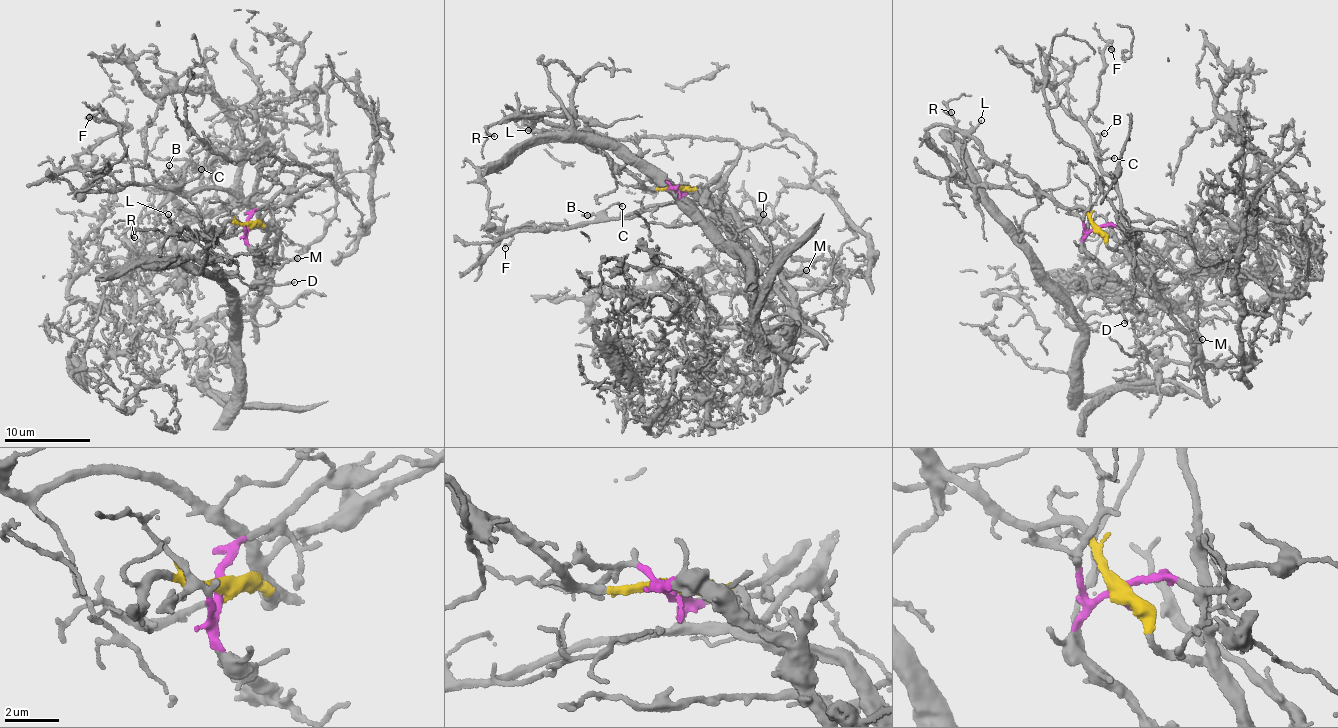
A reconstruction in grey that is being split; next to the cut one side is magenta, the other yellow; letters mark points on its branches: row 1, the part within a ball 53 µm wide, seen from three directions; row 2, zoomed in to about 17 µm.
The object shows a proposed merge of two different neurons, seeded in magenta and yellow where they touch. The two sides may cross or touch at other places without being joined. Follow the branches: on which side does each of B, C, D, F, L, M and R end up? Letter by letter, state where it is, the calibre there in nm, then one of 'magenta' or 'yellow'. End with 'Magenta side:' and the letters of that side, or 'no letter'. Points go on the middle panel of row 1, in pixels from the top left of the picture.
B: place (587, 215); calibre 80 nm; yellow
C: place (622, 206); calibre 120 nm; yellow
D: place (763, 214); calibre 160 nm; magenta
F: place (505, 248); calibre 140 nm; yellow
L: place (528, 130); calibre 130 nm; yellow
M: place (806, 270); calibre 170 nm; magenta
R: place (494, 136); calibre 130 nm; yellow
Magenta side: D, M

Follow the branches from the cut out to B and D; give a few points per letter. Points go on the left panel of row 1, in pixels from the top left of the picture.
B: (248, 224), (256, 222), (262, 230), (258, 212), (228, 192), (215, 187), (185, 196), (177, 190), (168, 164)
D: (248, 224), (248, 243), (253, 253), (260, 256), (255, 268), (260, 277), (268, 284), (294, 283)

